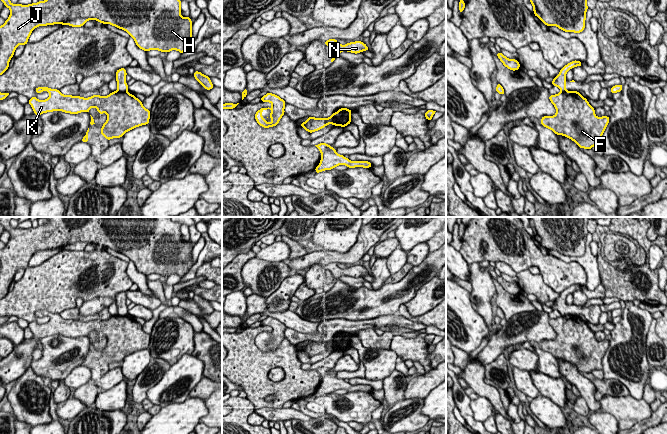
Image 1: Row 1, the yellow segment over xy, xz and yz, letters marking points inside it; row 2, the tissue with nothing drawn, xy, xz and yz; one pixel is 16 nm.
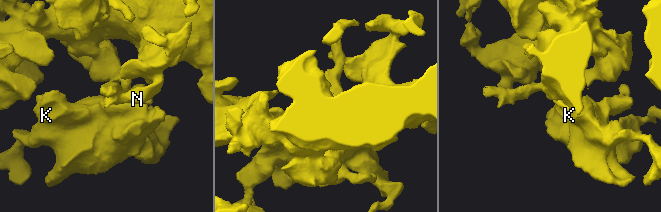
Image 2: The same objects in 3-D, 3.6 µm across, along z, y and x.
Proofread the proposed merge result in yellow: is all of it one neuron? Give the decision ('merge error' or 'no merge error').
no merge error

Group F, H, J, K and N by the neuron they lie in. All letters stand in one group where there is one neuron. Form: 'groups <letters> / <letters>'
groups F H J K N

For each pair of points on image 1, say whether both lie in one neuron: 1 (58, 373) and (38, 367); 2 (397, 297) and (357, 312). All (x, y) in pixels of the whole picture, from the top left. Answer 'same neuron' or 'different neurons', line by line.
1: same neuron
2: same neuron

